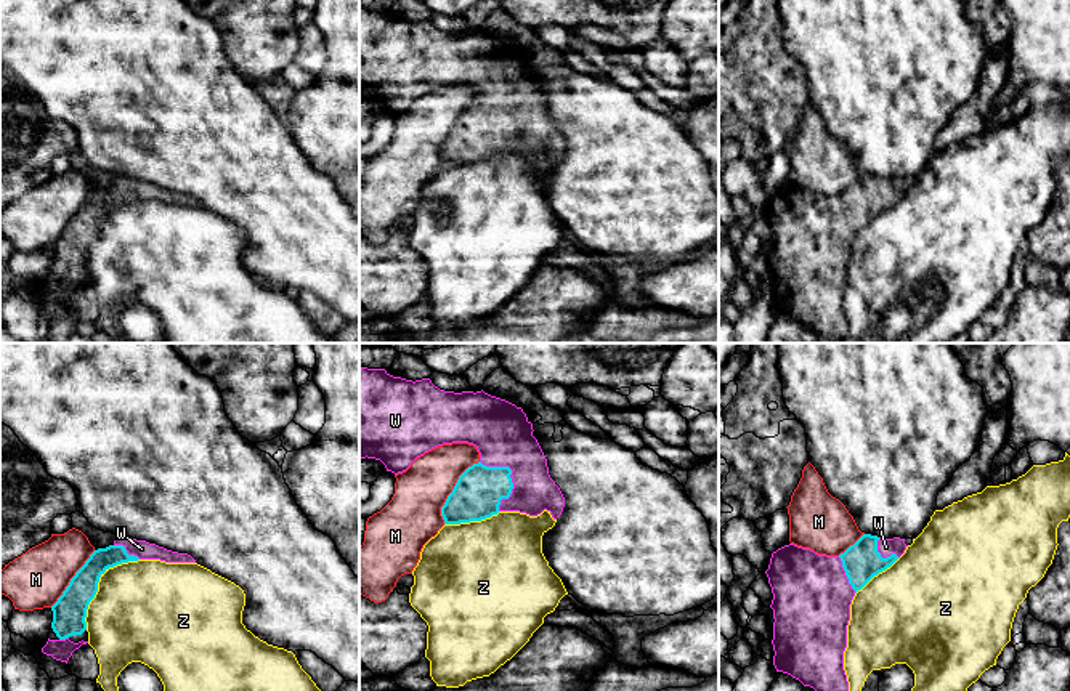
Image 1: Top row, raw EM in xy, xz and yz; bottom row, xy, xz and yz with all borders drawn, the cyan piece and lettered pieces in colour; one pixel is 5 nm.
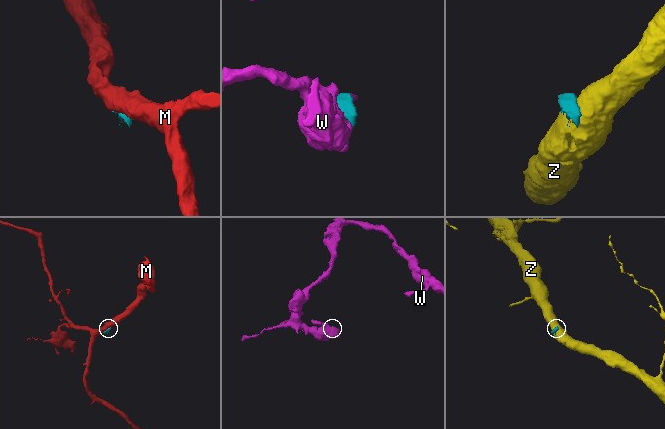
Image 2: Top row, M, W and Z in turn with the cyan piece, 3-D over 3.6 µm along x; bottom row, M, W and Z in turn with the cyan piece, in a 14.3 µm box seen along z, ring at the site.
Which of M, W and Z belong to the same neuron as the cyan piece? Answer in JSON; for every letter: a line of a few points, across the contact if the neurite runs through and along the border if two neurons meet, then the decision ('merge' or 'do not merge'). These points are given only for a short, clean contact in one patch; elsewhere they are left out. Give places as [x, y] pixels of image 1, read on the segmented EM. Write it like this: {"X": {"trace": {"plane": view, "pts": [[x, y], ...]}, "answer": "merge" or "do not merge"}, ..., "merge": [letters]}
{"M": {"answer": "do not merge"}, "W": {"answer": "merge"}, "Z": {"answer": "do not merge"}, "merge": ["W"]}

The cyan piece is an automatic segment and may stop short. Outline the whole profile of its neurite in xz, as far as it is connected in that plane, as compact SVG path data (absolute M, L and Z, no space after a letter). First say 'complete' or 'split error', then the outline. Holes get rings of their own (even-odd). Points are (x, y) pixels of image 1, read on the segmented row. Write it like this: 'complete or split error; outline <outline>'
split error; outline M359 367L359 459L380 460L387 471L406 471L425 452L452 442L473 444L480 462L457 479L441 507L444 524L481 521L499 511L537 516L547 510L557 519L565 507L560 487L549 475L547 459L533 436L521 407L481 391L444 391L430 378L406 380L385 369Z

